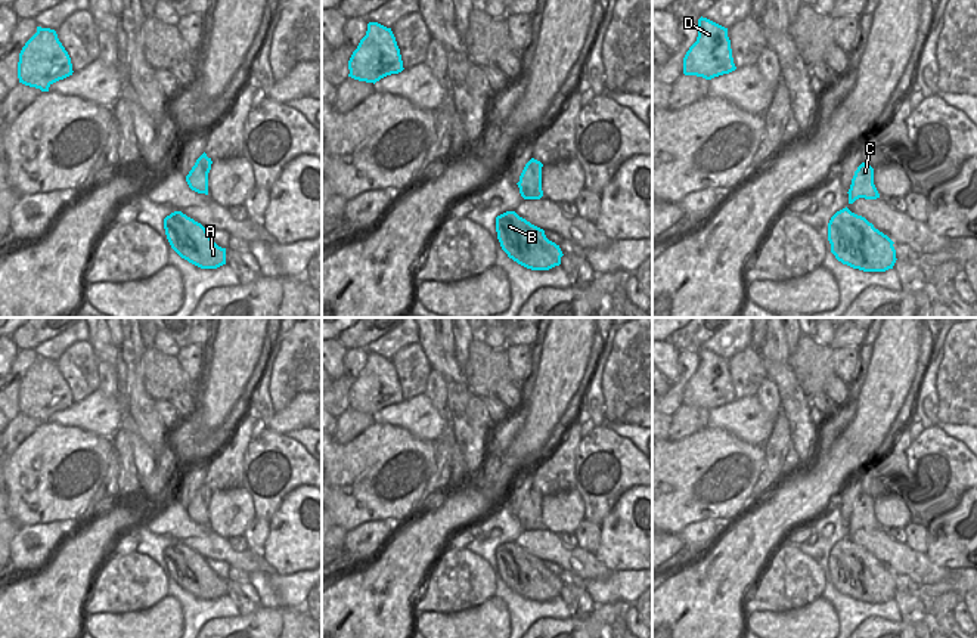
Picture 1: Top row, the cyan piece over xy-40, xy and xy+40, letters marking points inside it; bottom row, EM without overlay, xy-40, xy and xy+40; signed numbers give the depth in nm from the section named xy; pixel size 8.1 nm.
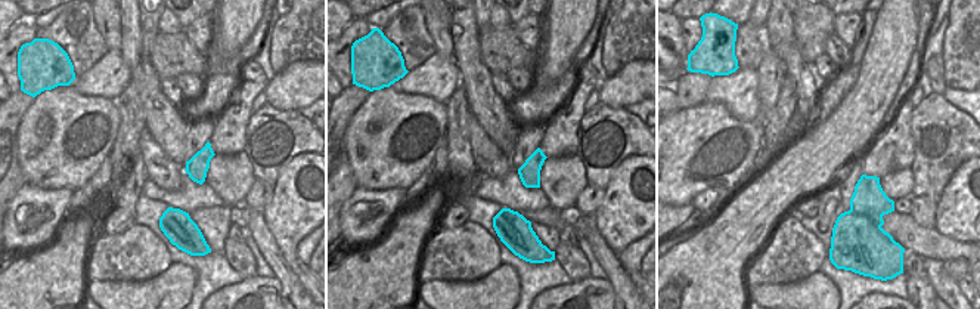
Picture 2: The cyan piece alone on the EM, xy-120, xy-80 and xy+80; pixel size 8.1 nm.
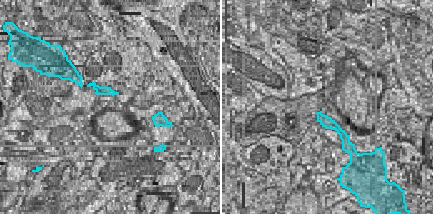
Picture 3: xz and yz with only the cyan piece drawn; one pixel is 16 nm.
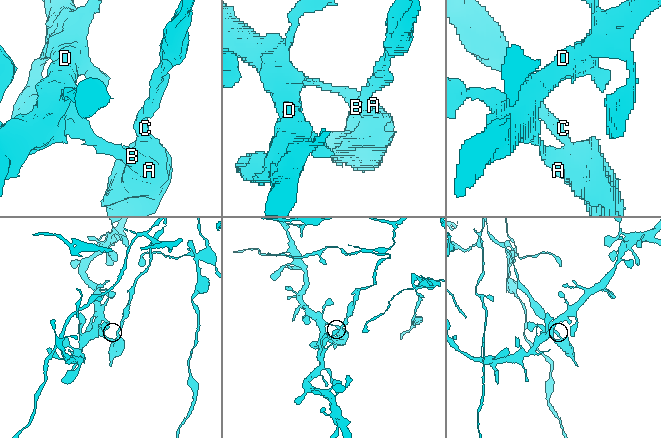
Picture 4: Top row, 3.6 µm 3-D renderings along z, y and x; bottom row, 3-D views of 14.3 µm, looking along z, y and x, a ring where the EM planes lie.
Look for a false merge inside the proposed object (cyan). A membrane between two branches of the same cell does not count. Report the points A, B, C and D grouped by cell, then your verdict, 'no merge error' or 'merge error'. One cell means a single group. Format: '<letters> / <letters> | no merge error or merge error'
A B D / C | merge error

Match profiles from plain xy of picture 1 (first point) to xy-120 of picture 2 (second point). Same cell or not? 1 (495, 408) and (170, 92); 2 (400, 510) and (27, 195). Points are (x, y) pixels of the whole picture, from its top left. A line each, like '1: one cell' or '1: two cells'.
1: one cell
2: two cells

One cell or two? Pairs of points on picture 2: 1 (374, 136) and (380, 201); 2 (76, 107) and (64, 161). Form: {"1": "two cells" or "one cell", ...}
{"1": "two cells", "2": "one cell"}

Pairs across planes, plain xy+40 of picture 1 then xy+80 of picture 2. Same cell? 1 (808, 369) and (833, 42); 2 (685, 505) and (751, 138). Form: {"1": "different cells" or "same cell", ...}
{"1": "different cells", "2": "same cell"}

